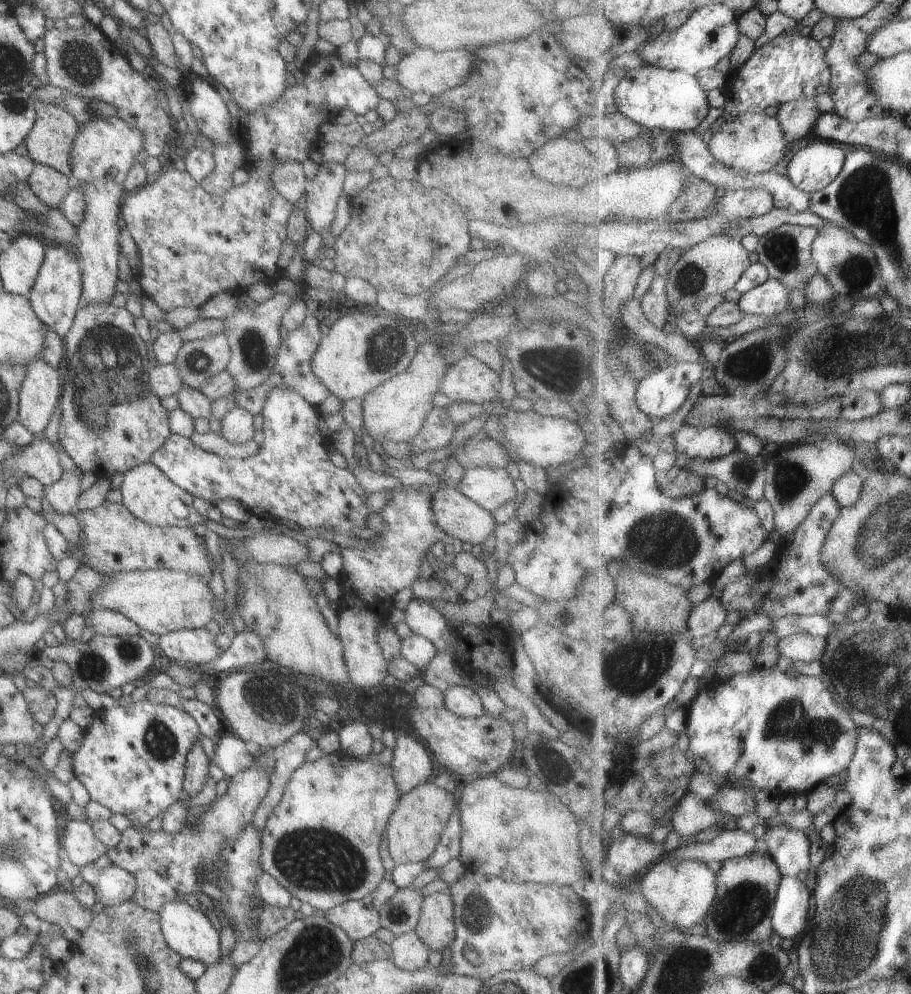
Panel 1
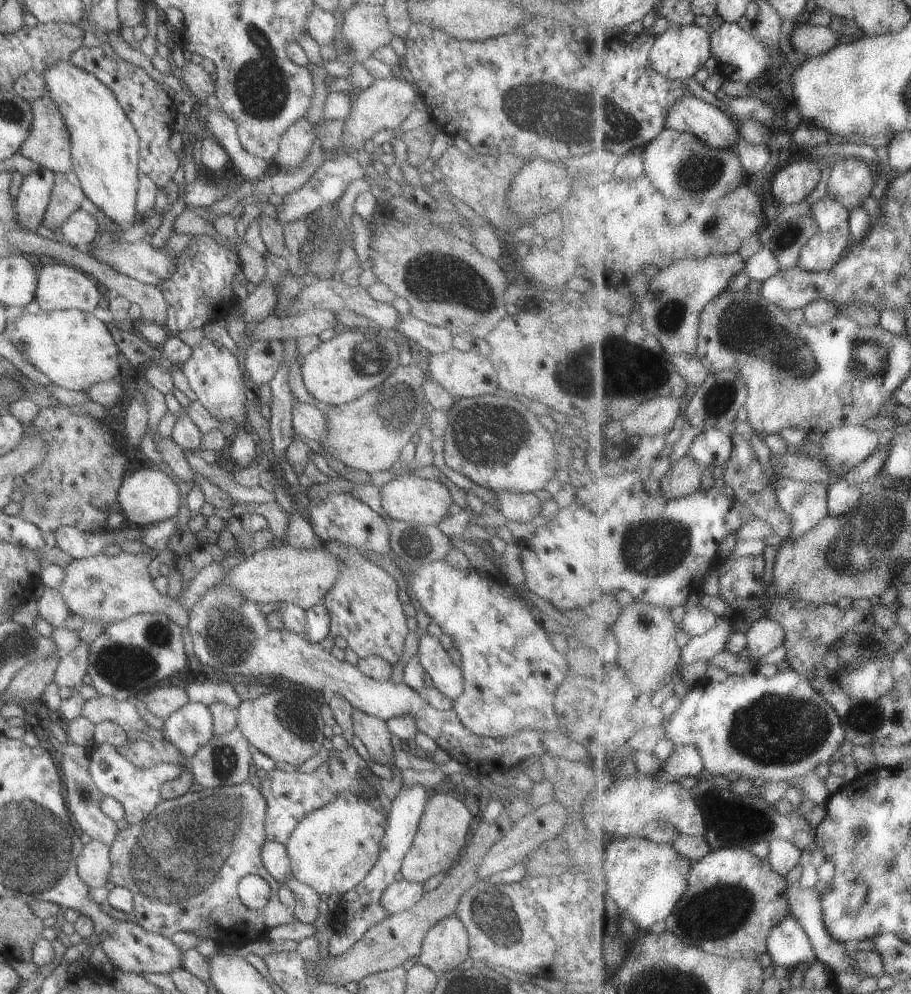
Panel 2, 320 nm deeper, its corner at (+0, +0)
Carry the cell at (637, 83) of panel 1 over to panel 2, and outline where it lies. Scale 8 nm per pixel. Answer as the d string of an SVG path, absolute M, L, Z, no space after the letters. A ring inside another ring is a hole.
M685 94L671 104L667 129L693 134L721 150L736 150L742 136L740 126L727 112L692 94Z

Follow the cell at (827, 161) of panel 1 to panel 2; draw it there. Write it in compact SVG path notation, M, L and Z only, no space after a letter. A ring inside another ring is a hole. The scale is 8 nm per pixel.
M799 160L781 165L772 172L771 193L778 206L791 206L811 195L819 184L822 166L820 161Z

